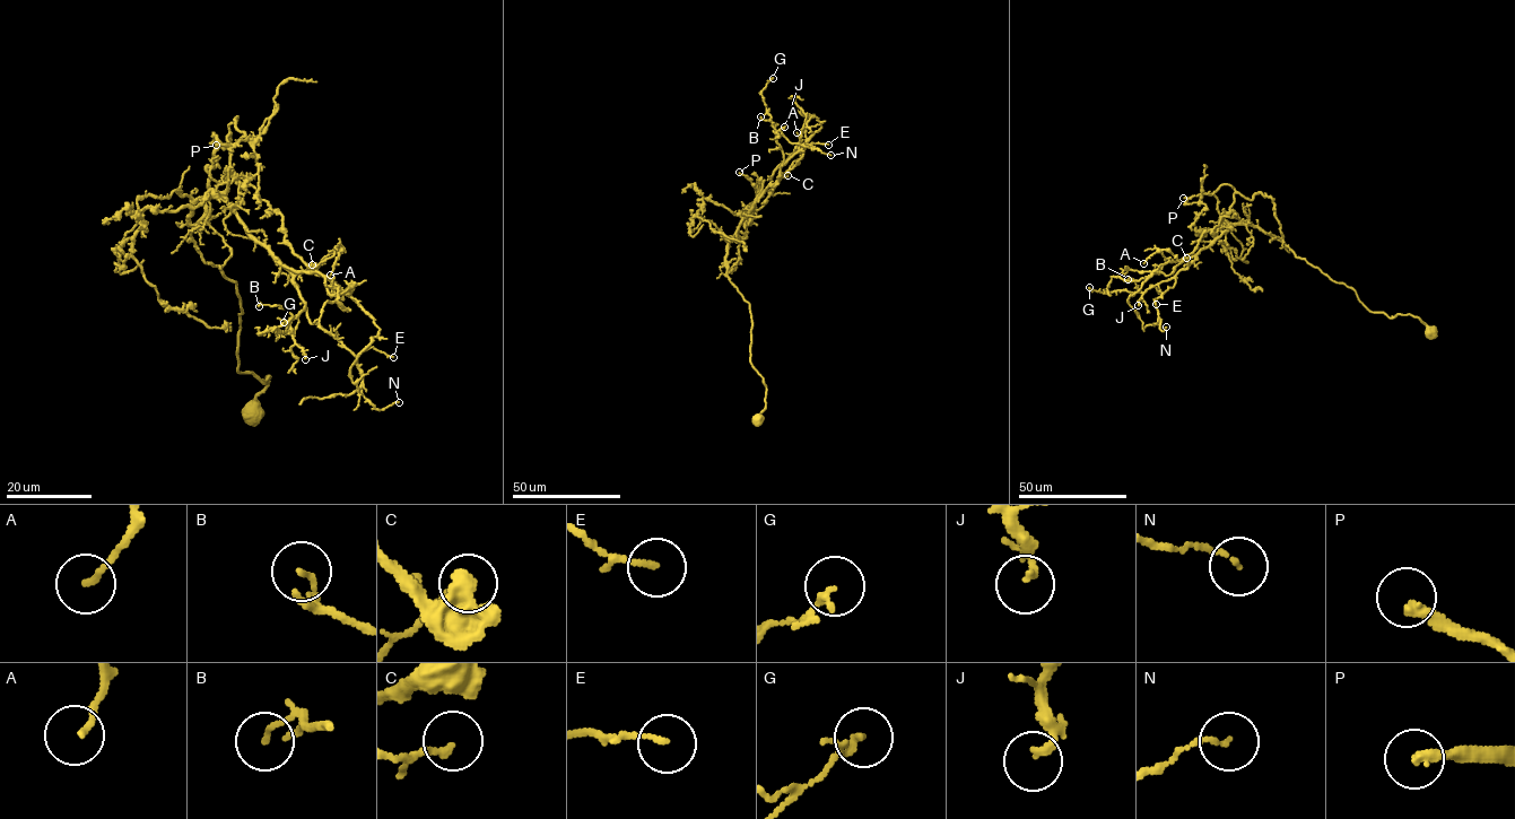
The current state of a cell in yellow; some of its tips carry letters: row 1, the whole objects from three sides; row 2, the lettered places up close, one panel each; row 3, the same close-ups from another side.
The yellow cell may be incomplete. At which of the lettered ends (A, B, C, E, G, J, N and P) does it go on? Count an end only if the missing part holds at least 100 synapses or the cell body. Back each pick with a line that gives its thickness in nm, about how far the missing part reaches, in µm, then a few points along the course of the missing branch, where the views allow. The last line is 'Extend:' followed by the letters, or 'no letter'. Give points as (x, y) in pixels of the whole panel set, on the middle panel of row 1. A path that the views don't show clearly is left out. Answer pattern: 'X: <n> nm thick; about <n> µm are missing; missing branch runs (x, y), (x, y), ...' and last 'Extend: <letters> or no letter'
P: 280 nm thick; about 40 µm are missing; missing branch runs (739, 172), (694, 172), (693, 183)
Extend: P

